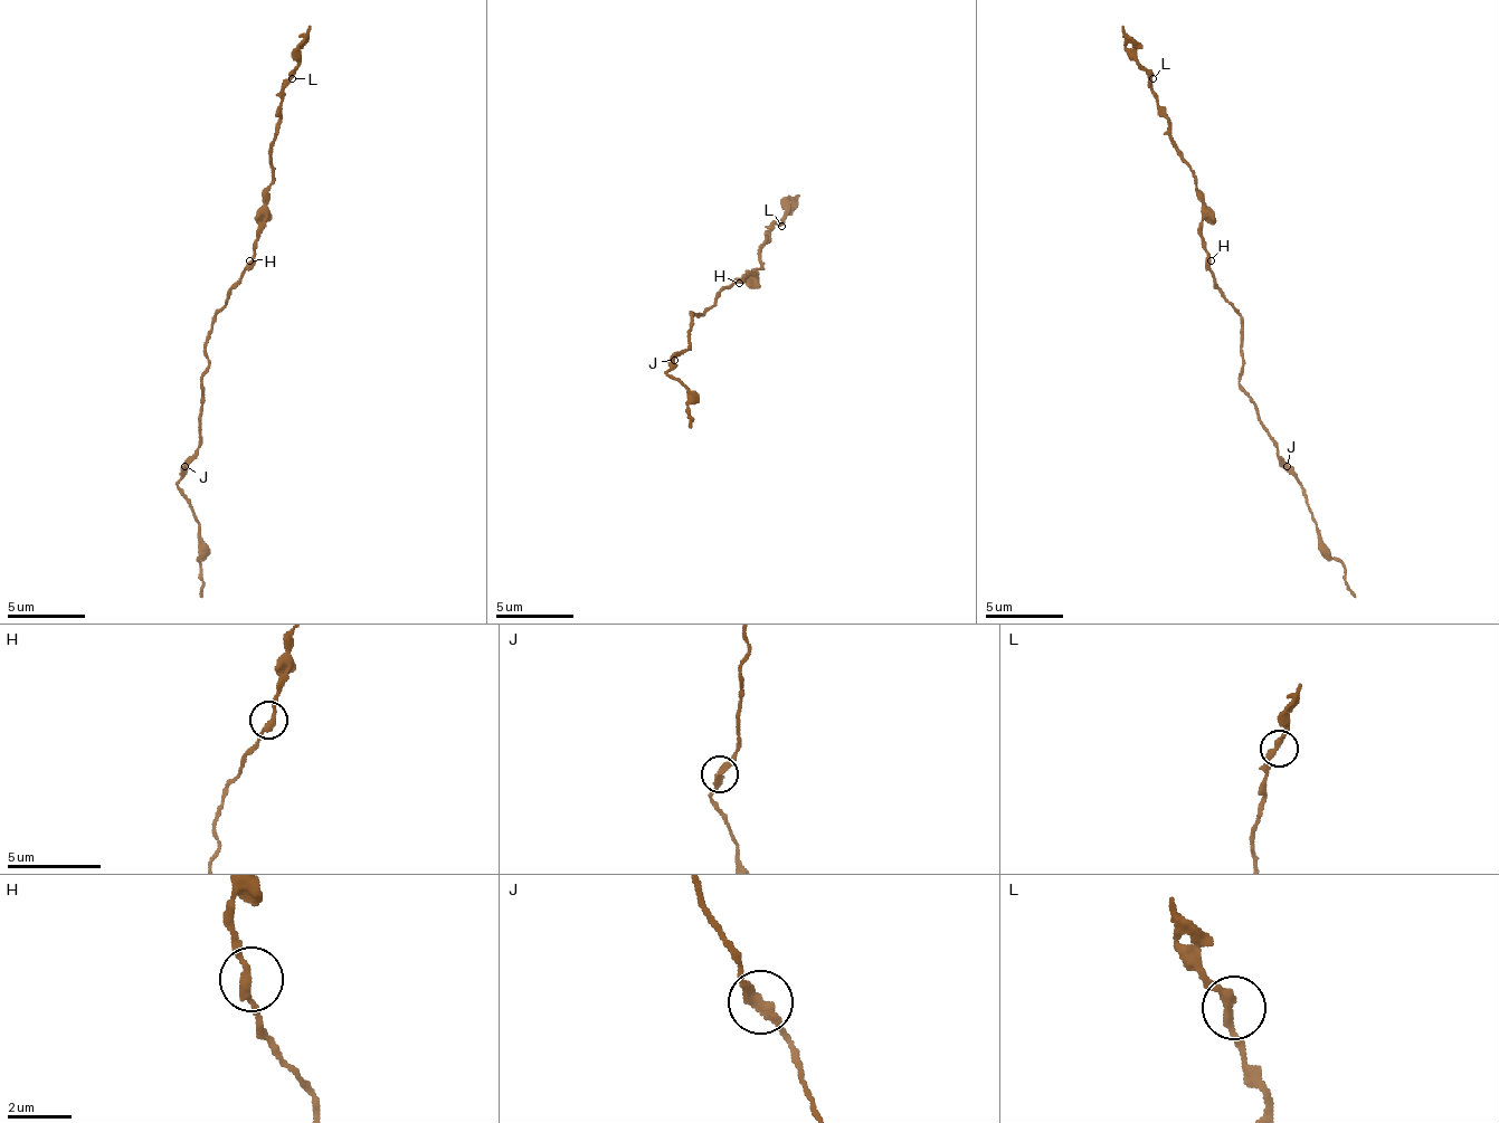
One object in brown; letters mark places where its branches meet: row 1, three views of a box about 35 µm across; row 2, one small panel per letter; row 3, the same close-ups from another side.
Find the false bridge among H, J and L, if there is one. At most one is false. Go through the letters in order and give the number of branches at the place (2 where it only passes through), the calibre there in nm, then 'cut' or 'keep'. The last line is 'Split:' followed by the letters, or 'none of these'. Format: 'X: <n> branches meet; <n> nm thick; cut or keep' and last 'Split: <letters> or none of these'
H: 2 branches meet; 260 nm thick; keep
J: 2 branches meet; 300 nm thick; keep
L: 2 branches meet; 280 nm thick; keep
Split: none of these

